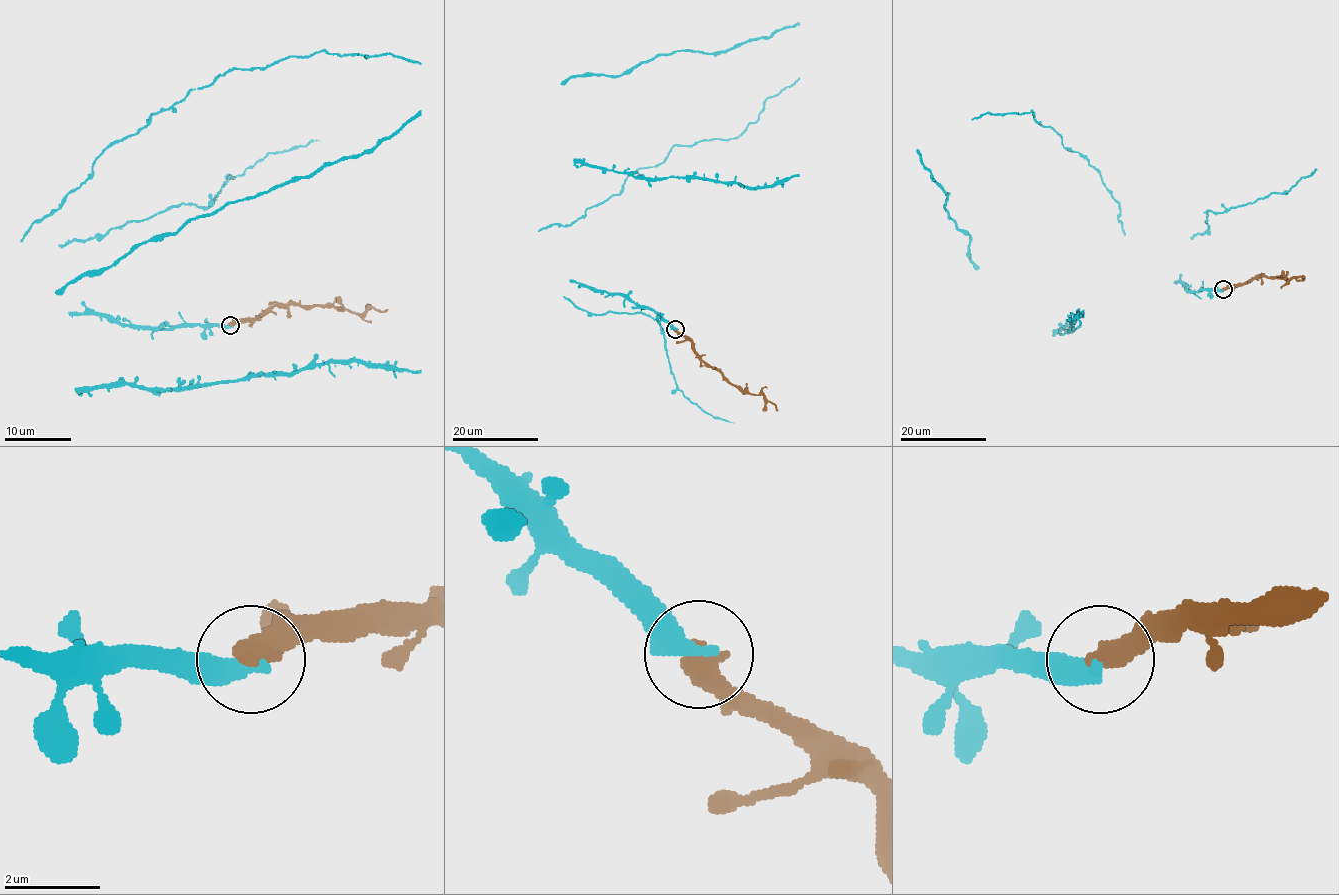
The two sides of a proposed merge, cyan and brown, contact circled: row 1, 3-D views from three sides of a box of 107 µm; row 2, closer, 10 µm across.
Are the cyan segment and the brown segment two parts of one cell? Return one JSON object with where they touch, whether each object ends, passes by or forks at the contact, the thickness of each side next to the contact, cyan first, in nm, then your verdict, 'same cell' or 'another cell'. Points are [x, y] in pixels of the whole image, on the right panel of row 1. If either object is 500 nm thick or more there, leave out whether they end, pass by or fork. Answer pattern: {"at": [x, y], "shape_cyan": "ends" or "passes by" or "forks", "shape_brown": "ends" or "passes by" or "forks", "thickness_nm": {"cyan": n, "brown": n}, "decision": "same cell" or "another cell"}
{"at": [1223, 289], "thickness_nm": {"cyan": 440, "brown": 550}, "decision": "same cell"}

